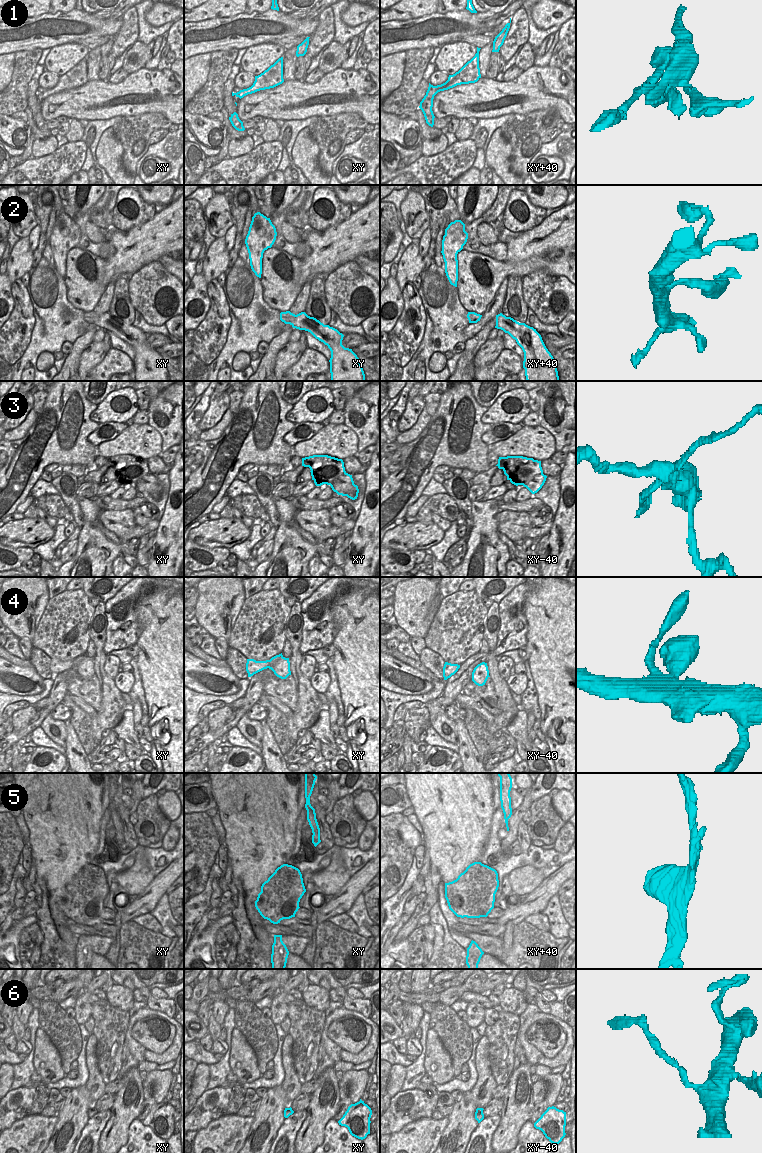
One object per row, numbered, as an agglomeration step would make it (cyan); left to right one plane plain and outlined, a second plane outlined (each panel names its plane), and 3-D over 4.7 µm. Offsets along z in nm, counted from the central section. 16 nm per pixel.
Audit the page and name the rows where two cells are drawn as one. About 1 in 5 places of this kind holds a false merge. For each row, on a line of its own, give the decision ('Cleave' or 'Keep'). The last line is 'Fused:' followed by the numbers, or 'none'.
1: Cleave
2: Keep
3: Cleave
4: Keep
5: Keep
6: Keep
Fused: 1, 3.

